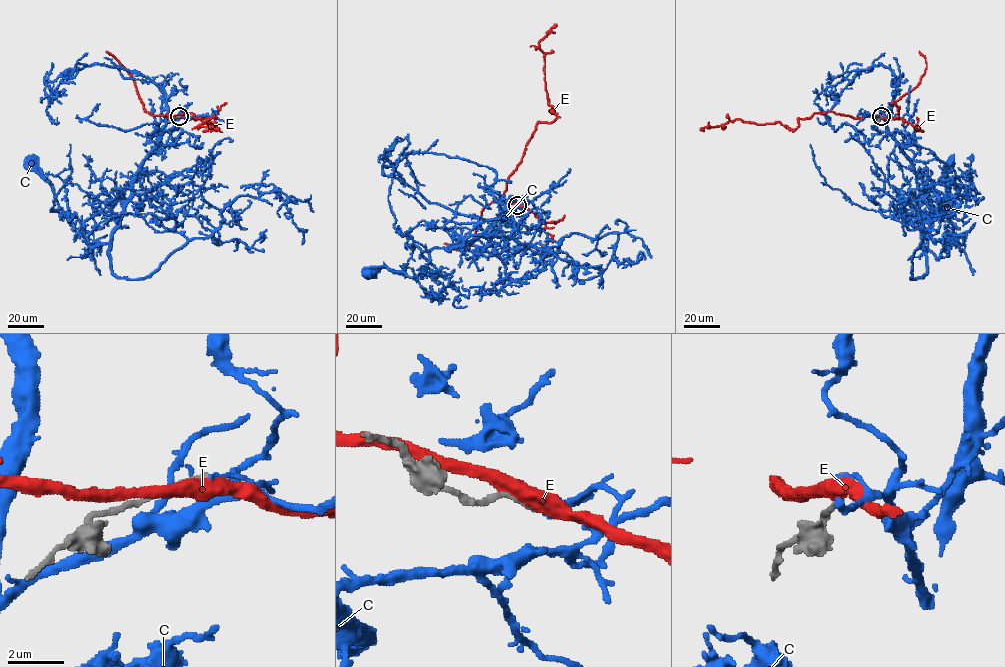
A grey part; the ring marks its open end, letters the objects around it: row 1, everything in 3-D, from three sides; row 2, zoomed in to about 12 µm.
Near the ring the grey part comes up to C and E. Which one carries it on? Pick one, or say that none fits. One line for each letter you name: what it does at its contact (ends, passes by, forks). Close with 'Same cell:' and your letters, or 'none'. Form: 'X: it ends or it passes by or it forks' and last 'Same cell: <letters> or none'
Same cell: none

